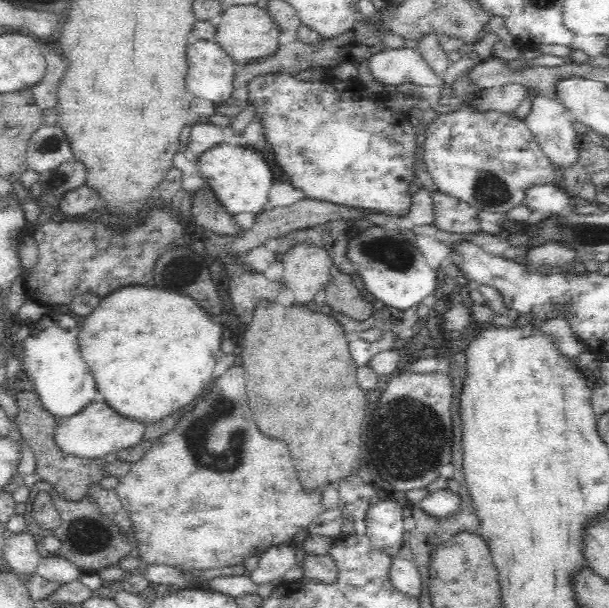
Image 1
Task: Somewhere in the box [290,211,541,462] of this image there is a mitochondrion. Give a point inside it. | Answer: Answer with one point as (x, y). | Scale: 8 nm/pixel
(393, 252)

